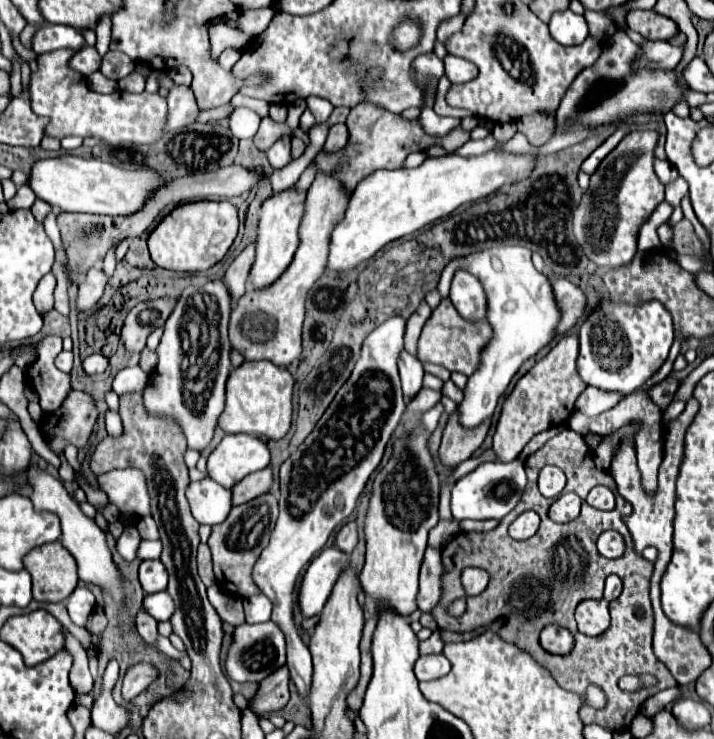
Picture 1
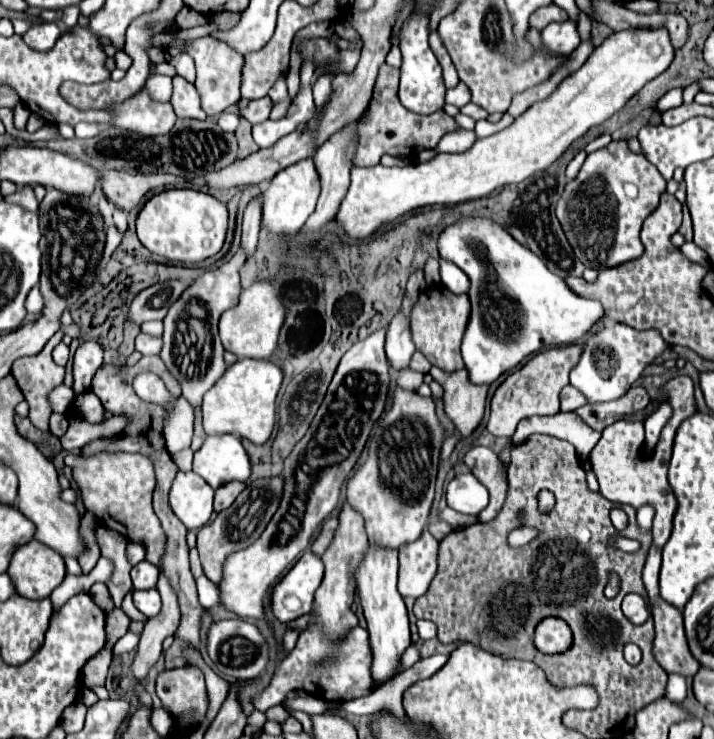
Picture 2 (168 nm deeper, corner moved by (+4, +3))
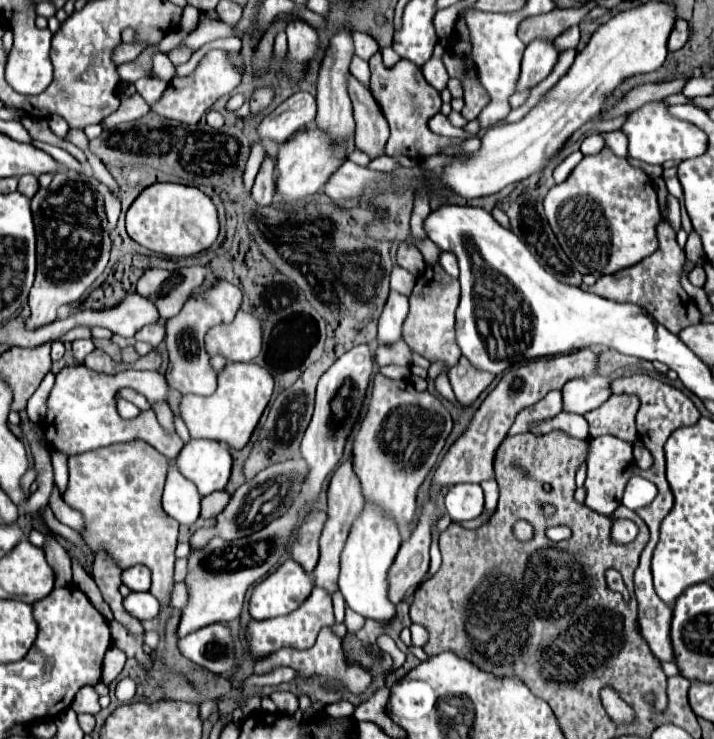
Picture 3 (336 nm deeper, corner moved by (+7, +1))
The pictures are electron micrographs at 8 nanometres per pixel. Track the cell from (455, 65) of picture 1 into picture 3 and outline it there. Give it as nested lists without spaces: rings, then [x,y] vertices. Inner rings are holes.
[[[441,42],[435,44],[435,50],[433,50],[433,56],[427,60],[427,64],[421,68],[423,70],[423,76],[425,80],[435,88],[435,90],[445,90],[447,86],[447,80],[449,80],[449,74],[447,74],[447,68],[443,64],[443,54],[445,54],[445,48],[441,46]]]

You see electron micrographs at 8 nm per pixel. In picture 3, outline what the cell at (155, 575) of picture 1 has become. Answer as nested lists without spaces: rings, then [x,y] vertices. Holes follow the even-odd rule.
[[[131,566],[131,568],[123,570],[121,580],[133,592],[147,592],[151,586],[151,572],[147,566]]]

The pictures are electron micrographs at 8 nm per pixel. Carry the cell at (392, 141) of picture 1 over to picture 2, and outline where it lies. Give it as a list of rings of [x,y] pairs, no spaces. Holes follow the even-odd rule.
[[[388,64],[380,66],[374,94],[368,106],[368,114],[366,118],[360,118],[360,124],[358,124],[360,142],[358,142],[358,150],[354,156],[354,166],[376,166],[384,154],[416,158],[422,150],[436,148],[440,138],[446,132],[456,128],[454,118],[450,118],[444,110],[438,110],[428,116],[420,116],[420,114],[406,110],[398,100],[398,80],[400,80],[398,68],[392,68]],[[412,148],[414,148],[414,154],[412,154]]]

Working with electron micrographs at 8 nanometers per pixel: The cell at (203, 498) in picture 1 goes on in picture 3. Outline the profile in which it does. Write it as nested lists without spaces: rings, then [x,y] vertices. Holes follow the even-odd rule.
[[[169,460],[169,474],[163,490],[163,510],[167,516],[175,518],[179,524],[193,526],[201,514],[201,498],[195,484],[179,472],[175,460]]]

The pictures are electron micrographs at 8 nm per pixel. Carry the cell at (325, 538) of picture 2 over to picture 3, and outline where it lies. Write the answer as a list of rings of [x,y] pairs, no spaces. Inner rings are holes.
[[[311,510],[299,528],[299,538],[291,548],[291,558],[297,560],[307,572],[313,572],[319,558],[319,536],[327,522],[327,514],[321,510]]]

